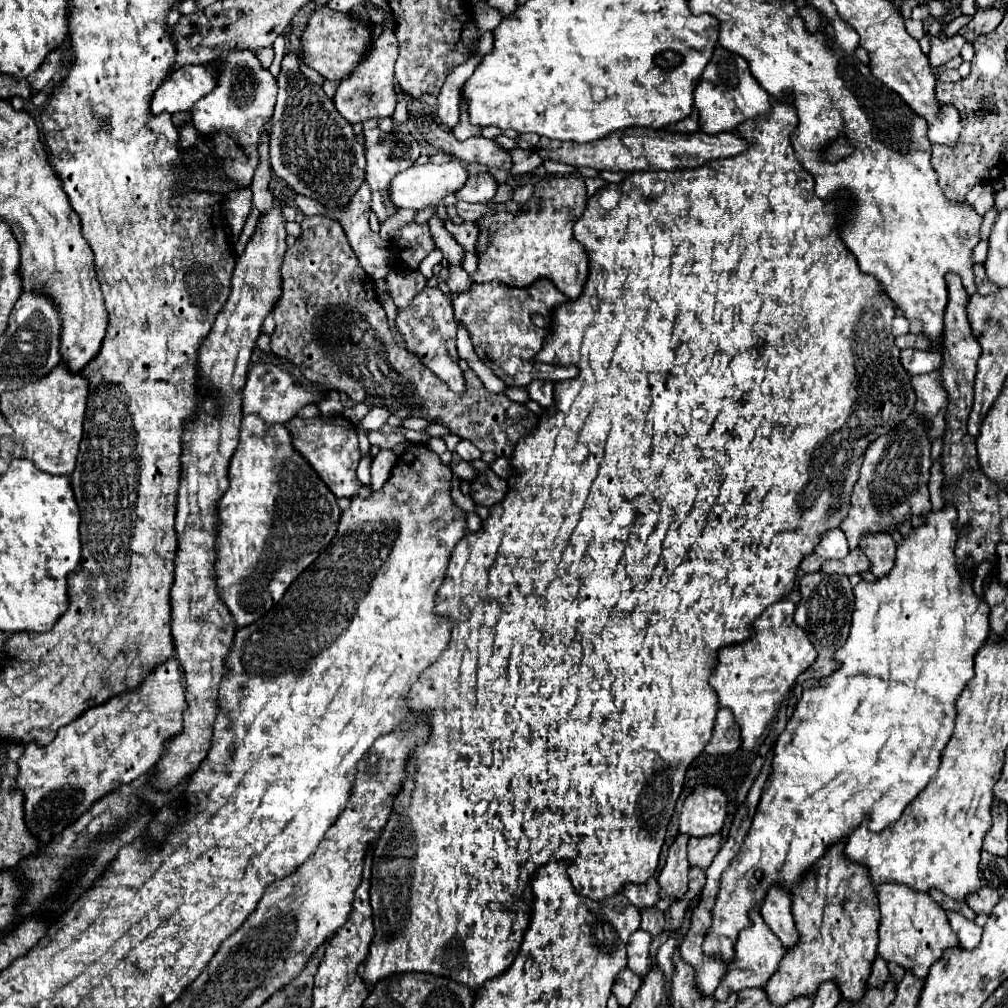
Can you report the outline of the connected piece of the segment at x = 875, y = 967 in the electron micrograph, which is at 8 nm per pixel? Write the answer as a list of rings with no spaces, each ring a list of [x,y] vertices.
[[[876,956],[874,962],[872,962],[872,972],[870,972],[868,984],[874,986],[874,988],[878,988],[878,986],[882,986],[882,984],[888,980],[888,974],[890,974],[890,972],[888,972],[886,962],[884,962],[880,956]]]

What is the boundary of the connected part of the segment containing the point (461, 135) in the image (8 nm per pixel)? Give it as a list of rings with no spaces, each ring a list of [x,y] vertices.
[[[466,110],[460,112],[460,122],[458,122],[458,126],[454,128],[454,136],[456,136],[458,140],[466,140],[466,138],[472,138],[472,136],[480,136],[480,126],[472,126],[472,124],[470,124]]]

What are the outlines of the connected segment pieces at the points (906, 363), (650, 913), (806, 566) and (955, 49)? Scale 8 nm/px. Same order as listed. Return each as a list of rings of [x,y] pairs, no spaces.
[[[902,350],[900,362],[906,368],[910,376],[914,374],[926,374],[932,370],[938,370],[942,366],[942,354],[934,354],[932,350]]]
[[[652,906],[650,910],[640,910],[642,914],[642,930],[646,930],[648,934],[656,936],[666,928],[666,916],[662,910],[658,910],[656,906]]]
[[[810,554],[800,562],[800,572],[818,572],[820,566],[824,564],[824,558],[818,558],[818,554]]]
[[[932,34],[928,38],[930,38],[930,44],[932,44],[932,50],[930,50],[930,56],[928,56],[932,68],[938,68],[940,64],[946,64],[954,56],[958,56],[962,46],[966,44],[966,40],[960,34],[954,34],[948,40],[940,40],[938,36],[932,36]]]

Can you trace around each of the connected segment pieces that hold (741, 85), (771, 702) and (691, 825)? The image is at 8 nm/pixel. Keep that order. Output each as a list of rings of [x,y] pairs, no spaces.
[[[716,44],[710,64],[702,72],[700,84],[694,90],[694,106],[700,112],[700,130],[706,134],[720,134],[734,130],[748,118],[766,114],[770,110],[770,96],[758,86],[758,80],[750,74],[750,66],[742,56]]]
[[[782,600],[782,602],[766,608],[760,614],[760,618],[754,620],[752,636],[748,640],[744,640],[740,644],[726,646],[716,656],[718,664],[712,670],[710,684],[718,694],[720,706],[726,706],[732,710],[738,726],[740,726],[740,732],[742,732],[742,748],[744,750],[756,750],[764,744],[764,740],[770,732],[770,726],[780,710],[780,704],[784,702],[786,694],[794,686],[794,680],[816,660],[816,650],[814,650],[812,642],[808,640],[808,634],[798,624],[794,624],[794,610],[796,610],[796,606],[790,600]]]
[[[698,786],[682,806],[680,832],[688,836],[710,836],[722,830],[728,814],[728,798],[716,786]]]

